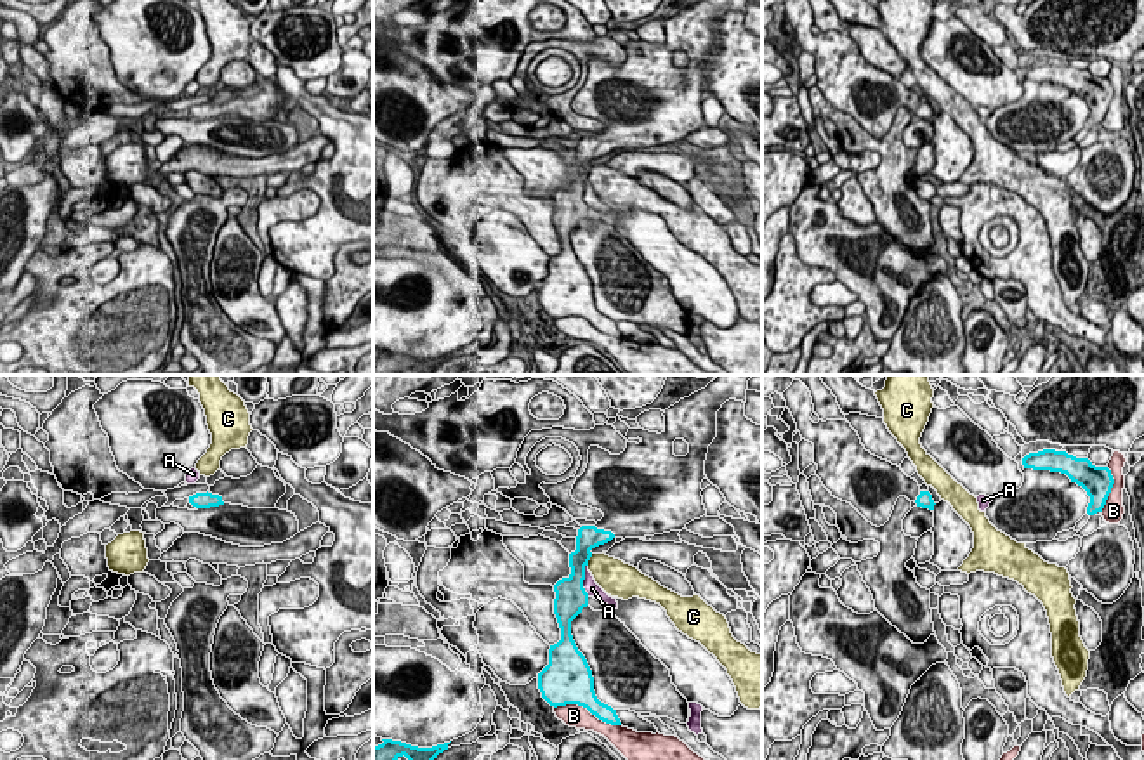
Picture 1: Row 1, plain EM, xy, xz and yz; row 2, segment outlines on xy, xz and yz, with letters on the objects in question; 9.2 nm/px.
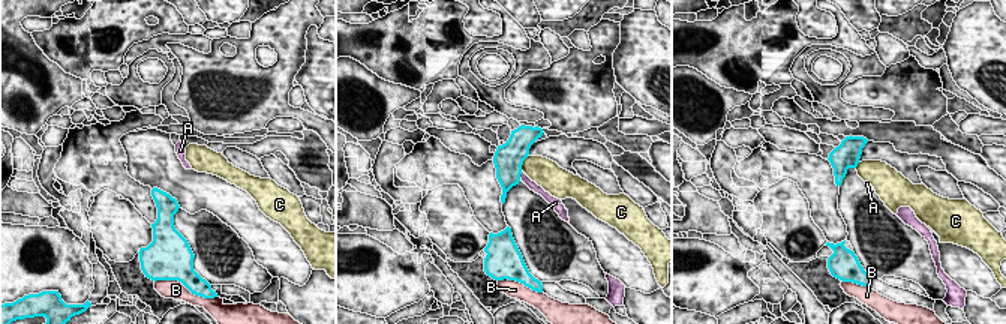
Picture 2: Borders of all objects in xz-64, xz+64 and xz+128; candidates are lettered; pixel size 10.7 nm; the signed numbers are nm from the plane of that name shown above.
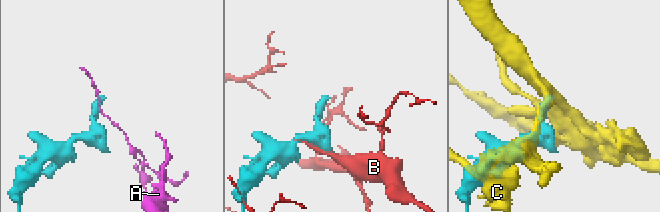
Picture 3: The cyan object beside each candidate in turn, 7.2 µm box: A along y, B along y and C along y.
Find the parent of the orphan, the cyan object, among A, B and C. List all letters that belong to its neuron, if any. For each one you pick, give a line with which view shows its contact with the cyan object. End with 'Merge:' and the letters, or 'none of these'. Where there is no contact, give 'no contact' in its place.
Merge: none of these

